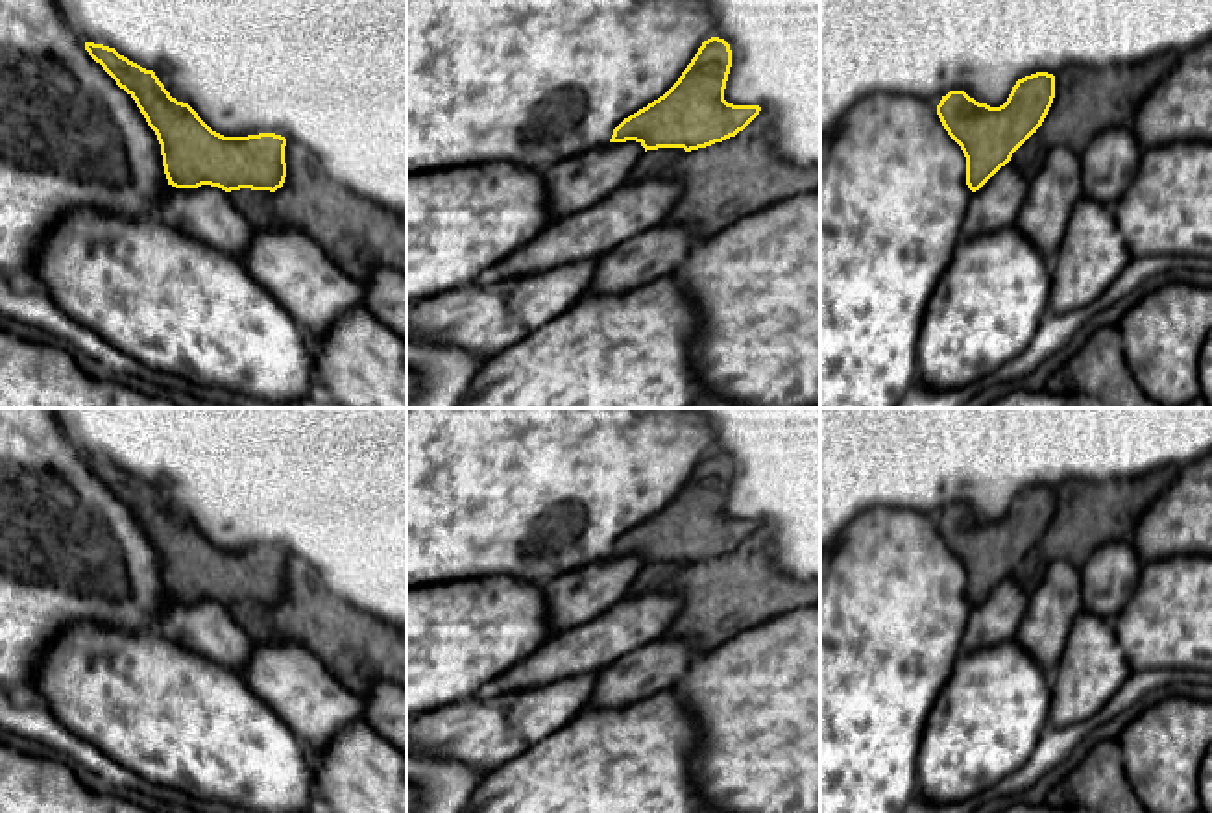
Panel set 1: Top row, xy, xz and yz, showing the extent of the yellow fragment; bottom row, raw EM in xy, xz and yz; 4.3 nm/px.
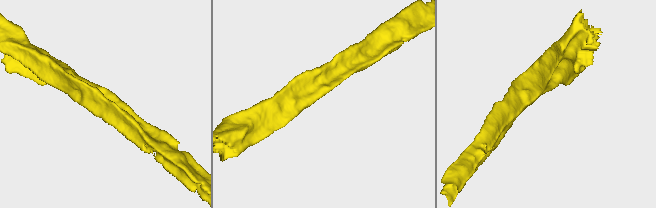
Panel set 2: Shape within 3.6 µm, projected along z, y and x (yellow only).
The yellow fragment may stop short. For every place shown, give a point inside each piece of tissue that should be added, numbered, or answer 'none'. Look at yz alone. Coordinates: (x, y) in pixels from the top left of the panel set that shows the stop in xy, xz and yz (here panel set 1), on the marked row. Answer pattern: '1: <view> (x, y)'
none

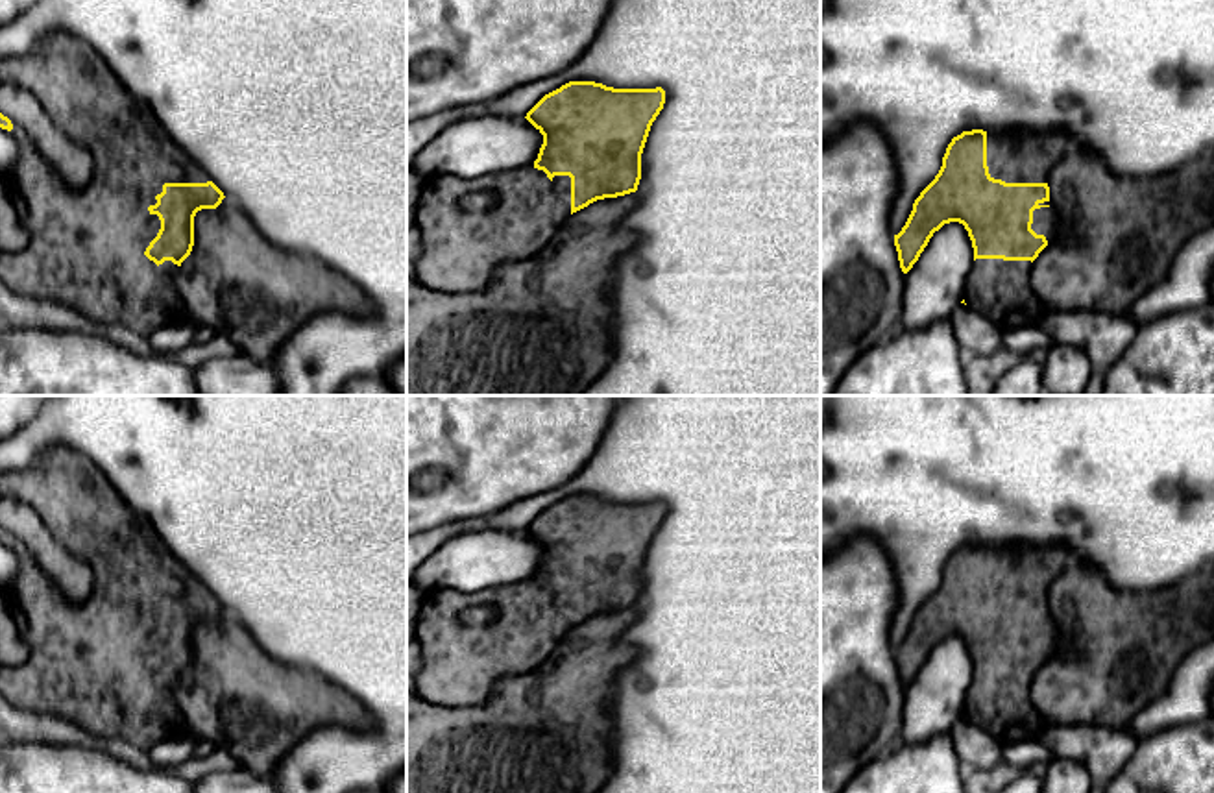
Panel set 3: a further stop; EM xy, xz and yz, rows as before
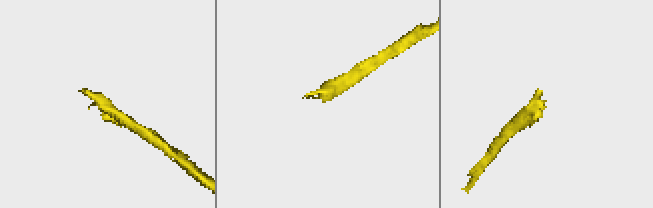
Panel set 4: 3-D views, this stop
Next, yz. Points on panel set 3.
1: yz (1011, 156)

